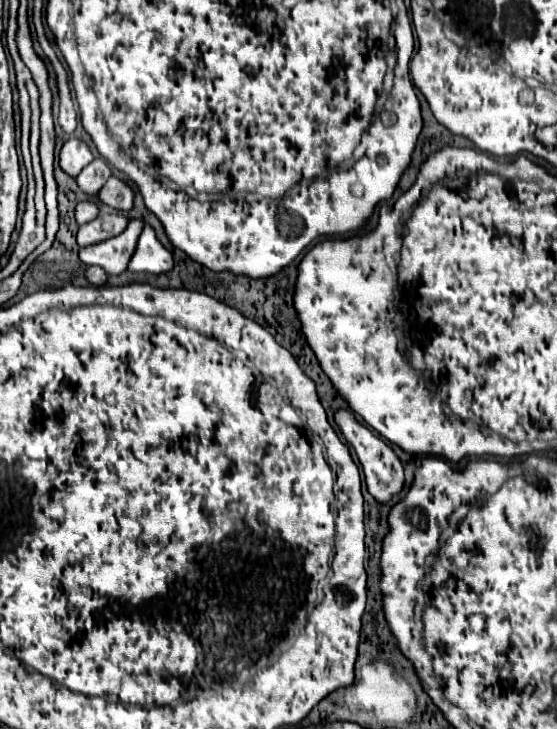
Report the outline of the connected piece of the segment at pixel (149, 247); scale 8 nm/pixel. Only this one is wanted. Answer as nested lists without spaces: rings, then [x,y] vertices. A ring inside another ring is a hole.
[[[150,224],[144,226],[138,248],[128,264],[130,272],[148,272],[148,274],[162,274],[170,272],[174,268],[174,258],[172,254],[160,244],[160,240],[154,234],[154,228]]]

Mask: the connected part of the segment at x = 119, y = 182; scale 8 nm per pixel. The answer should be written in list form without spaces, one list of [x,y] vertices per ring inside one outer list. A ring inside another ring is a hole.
[[[112,176],[102,186],[98,196],[100,196],[100,200],[104,204],[108,204],[110,208],[120,210],[120,212],[130,212],[132,206],[134,206],[134,190],[132,190],[132,186],[128,182],[124,182],[122,178],[116,178],[116,176]]]

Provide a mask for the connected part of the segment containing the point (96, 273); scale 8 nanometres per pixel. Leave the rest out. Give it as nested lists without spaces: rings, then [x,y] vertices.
[[[92,266],[92,268],[88,268],[88,280],[90,280],[94,286],[104,286],[106,280],[108,280],[108,274],[106,274],[102,268]]]

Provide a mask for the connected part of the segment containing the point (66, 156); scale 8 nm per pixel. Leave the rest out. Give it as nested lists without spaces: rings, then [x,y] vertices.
[[[70,138],[62,150],[60,150],[60,166],[66,174],[70,176],[78,176],[82,172],[84,166],[88,166],[94,160],[94,154],[90,152],[90,148],[78,140],[78,138]]]

